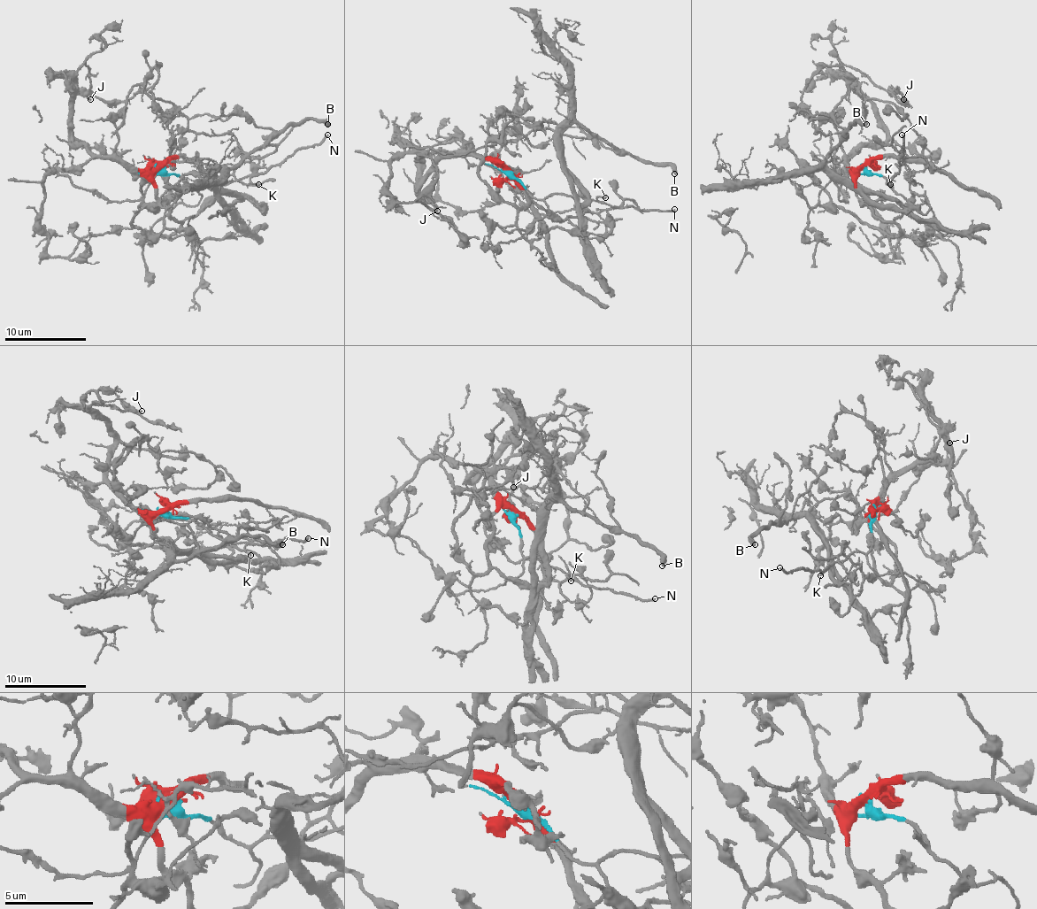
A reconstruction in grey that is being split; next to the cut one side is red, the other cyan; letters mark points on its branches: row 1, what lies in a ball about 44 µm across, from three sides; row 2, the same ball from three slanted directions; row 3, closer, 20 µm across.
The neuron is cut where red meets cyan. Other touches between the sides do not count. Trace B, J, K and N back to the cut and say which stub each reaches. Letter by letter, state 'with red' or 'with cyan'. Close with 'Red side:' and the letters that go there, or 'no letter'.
B: with red
J: with red
K: with cyan
N: with cyan
Red side: B, J

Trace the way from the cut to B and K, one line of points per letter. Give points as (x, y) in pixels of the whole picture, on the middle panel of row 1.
B: (508, 170), (486, 157), (414, 148), (467, 154), (545, 121), (581, 123), (618, 151), (667, 164), (675, 174)
K: (508, 170), (536, 198), (569, 195), (594, 198), (606, 196)

